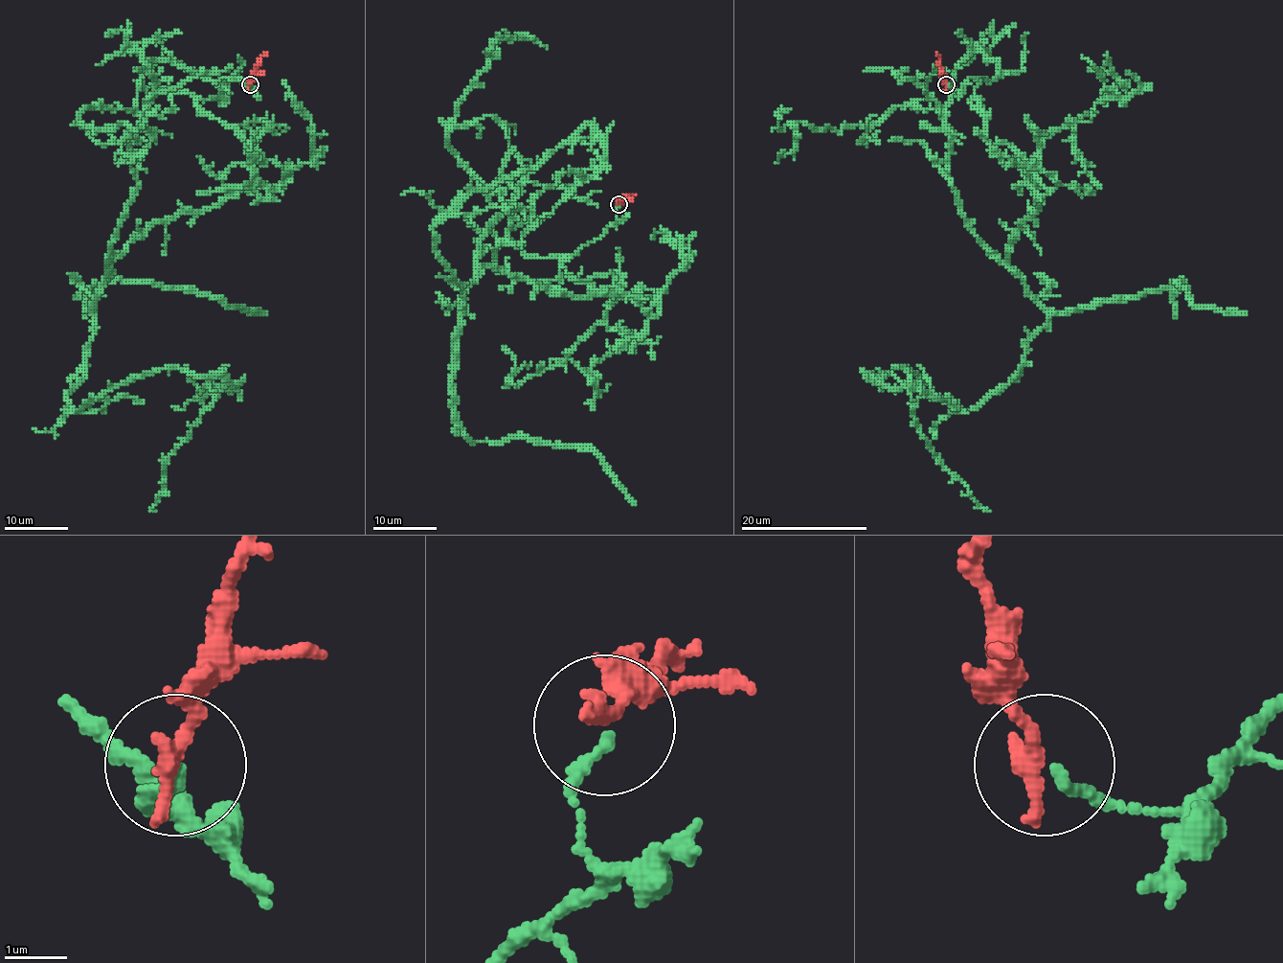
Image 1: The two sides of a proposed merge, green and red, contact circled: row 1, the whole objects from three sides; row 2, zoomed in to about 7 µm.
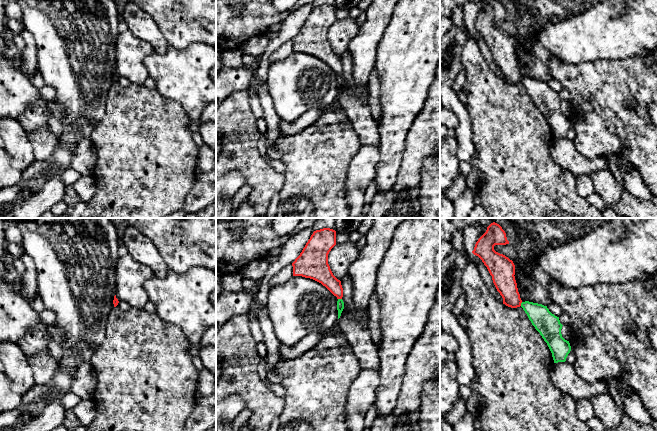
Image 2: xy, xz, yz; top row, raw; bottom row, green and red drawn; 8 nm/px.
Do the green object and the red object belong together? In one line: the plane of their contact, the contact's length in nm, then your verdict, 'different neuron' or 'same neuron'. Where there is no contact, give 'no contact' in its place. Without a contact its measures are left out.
meets green in xz; contact 30 nm long; different neuron

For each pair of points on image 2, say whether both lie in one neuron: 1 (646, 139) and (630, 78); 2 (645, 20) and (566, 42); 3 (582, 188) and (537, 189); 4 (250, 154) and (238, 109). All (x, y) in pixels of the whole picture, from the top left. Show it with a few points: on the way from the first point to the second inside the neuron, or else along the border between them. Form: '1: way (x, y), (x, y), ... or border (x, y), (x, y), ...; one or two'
1: way (641, 124), (641, 93); one
2: way (625, 26), (604, 30), (586, 37); one
3: border (575, 177), (576, 190), (585, 198); two
4: way (243, 143), (243, 134), (238, 120); one

